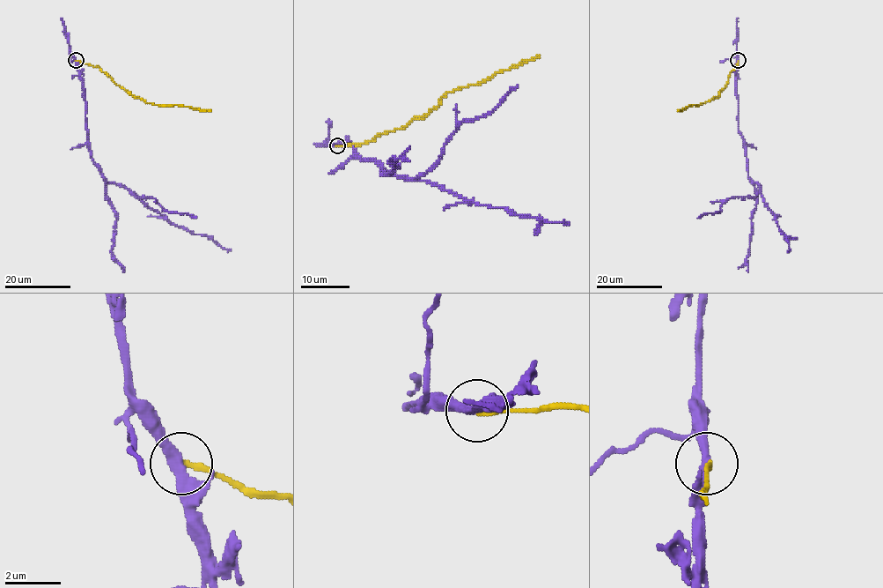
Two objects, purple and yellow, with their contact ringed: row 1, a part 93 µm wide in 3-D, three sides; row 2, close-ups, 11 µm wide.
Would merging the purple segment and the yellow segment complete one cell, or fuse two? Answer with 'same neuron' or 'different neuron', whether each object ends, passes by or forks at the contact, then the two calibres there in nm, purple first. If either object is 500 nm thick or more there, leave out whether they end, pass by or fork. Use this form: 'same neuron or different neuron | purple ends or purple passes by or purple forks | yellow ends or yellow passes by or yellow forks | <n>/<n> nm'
different neuron | purple passes by | yellow ends | 360/150 nm

